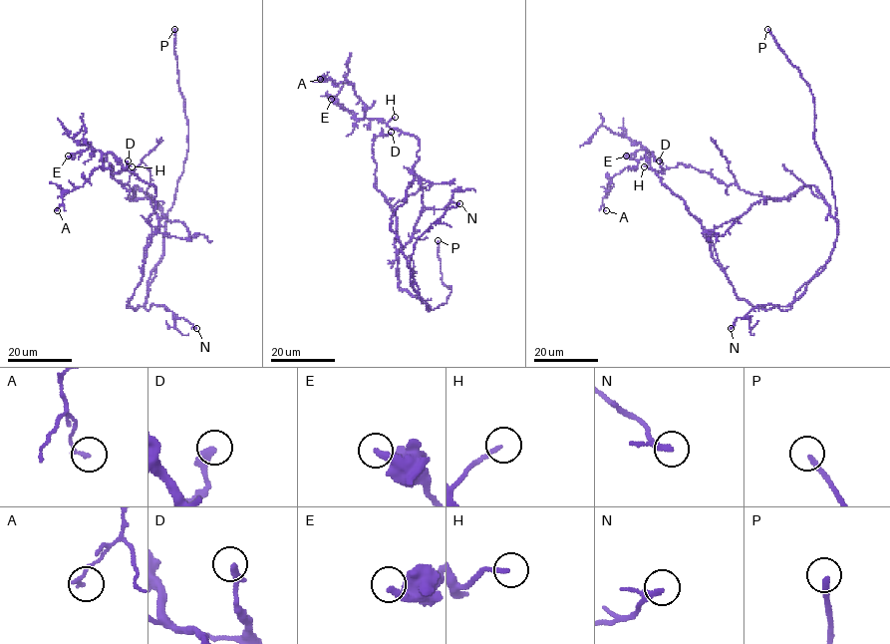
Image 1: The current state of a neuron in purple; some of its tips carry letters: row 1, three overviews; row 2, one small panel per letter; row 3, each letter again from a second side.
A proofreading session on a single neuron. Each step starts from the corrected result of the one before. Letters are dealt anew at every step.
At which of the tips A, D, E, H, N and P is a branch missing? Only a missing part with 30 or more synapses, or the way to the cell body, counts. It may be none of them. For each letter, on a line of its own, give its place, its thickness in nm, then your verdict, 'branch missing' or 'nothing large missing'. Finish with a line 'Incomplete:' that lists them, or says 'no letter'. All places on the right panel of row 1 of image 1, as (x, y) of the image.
A: (606, 210) | 150 nm | nothing large missing
D: (659, 160) | 360 nm | nothing large missing
E: (626, 156) | 280 nm | nothing large missing
H: (644, 166) | 170 nm | branch missing
N: (731, 328) | 200 nm | branch missing
P: (767, 29) | 240 nm | branch missing
Incomplete: H, N, P

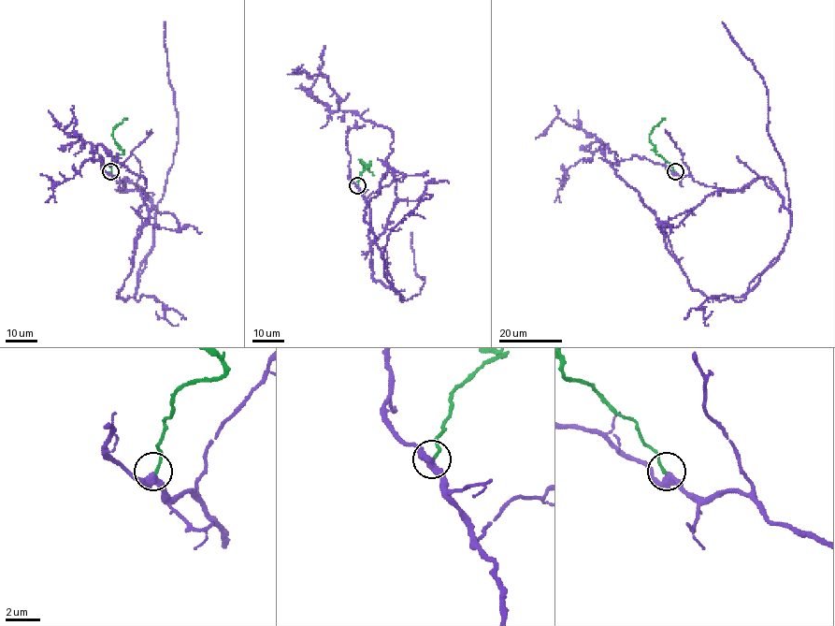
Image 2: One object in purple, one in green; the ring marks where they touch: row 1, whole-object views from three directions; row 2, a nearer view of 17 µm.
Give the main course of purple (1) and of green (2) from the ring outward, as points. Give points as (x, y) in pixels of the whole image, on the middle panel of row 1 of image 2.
1: (357, 185), (374, 241), (396, 199), (385, 162), (393, 133), (309, 94), (324, 45)
2: (357, 185), (360, 174), (369, 166), (360, 159), (359, 162), (374, 175)

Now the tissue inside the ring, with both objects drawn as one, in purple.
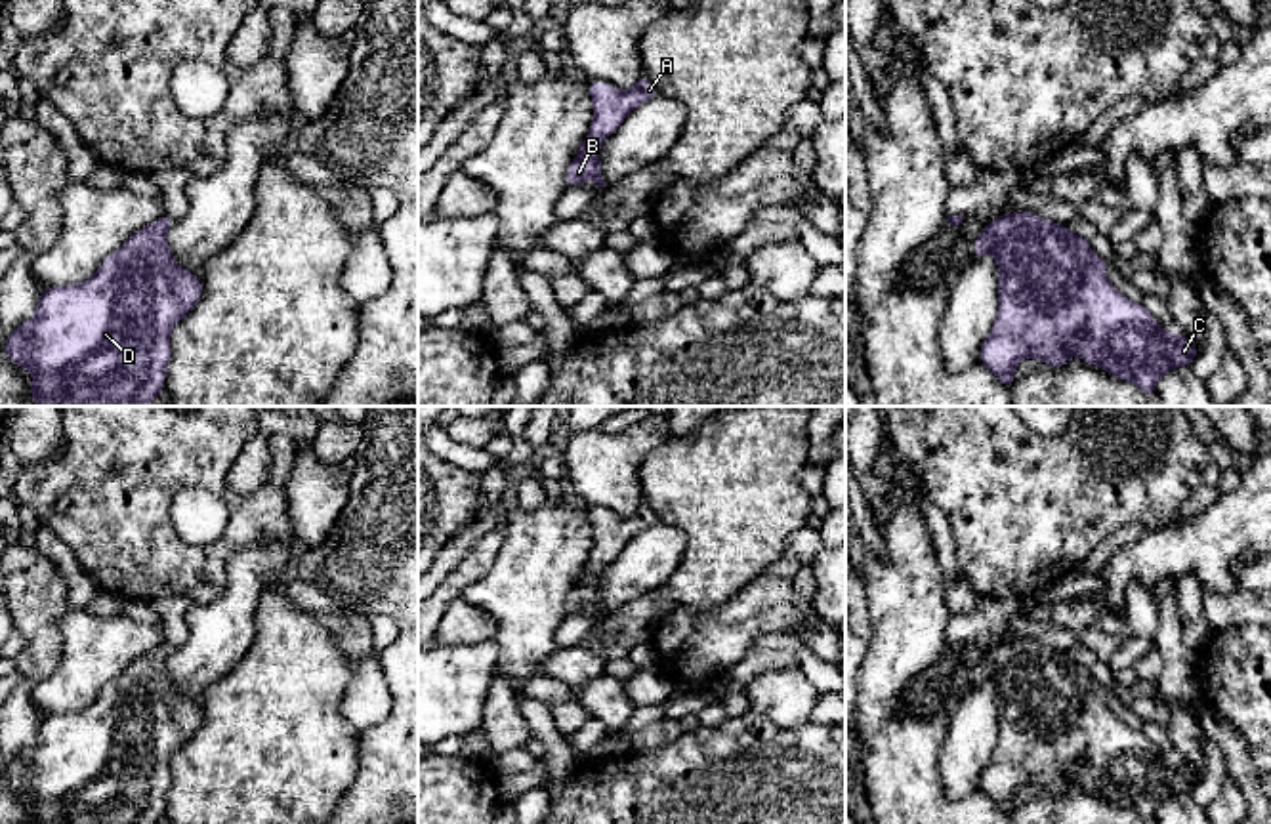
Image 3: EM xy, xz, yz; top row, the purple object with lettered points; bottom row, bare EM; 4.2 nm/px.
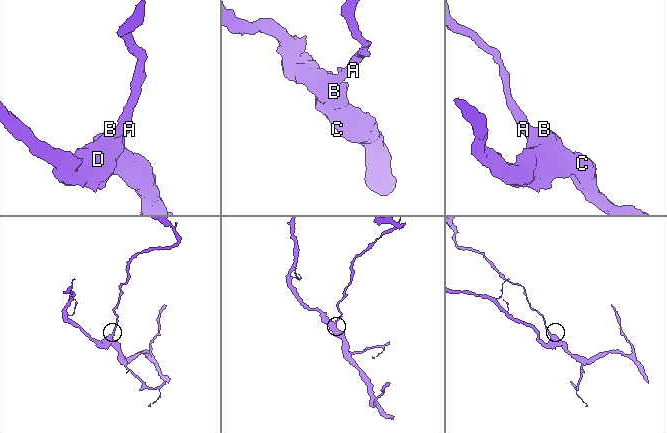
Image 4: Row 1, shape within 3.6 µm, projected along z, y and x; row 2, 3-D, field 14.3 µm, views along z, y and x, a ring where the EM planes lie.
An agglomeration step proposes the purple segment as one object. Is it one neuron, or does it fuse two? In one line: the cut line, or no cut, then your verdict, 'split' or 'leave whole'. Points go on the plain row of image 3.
no cut | leave whole

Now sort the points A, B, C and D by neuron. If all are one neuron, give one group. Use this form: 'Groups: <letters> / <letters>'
Groups: A B C D

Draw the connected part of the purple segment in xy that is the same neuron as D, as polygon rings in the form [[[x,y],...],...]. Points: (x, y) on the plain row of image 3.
[[[162,641],[153,652],[135,658],[109,681],[95,702],[80,711],[46,715],[36,742],[15,753],[4,769],[6,782],[31,797],[31,824],[156,824],[164,816],[172,788],[170,759],[202,725],[202,708],[174,689],[166,660],[174,645]]]

